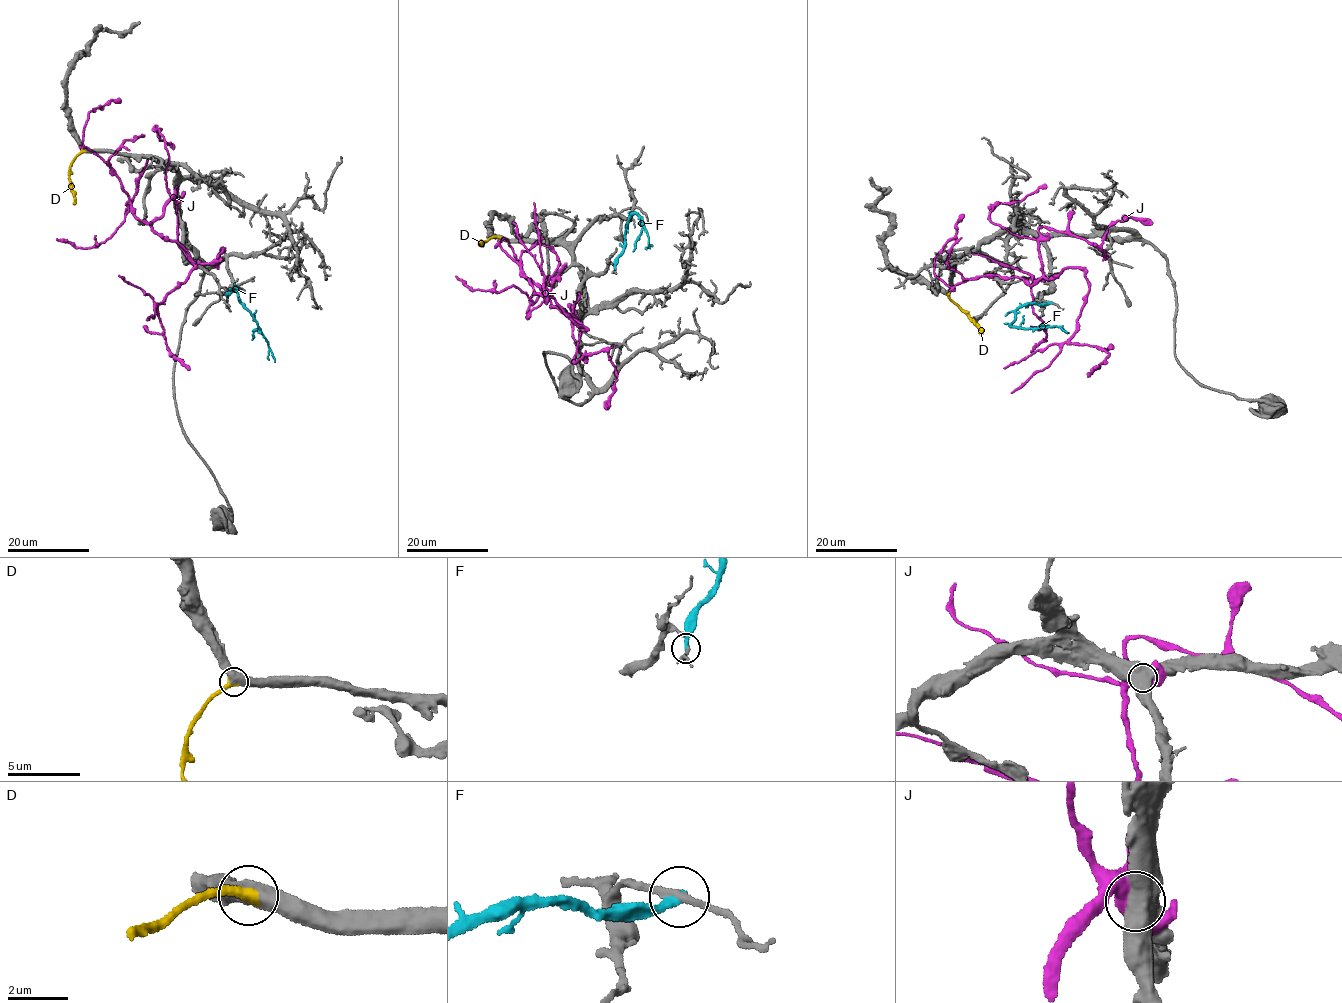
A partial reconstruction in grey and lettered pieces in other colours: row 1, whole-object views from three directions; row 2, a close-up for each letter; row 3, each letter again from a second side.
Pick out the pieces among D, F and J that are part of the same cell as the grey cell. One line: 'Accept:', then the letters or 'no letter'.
Accept: D

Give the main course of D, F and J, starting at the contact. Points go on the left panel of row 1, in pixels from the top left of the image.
D: (83, 150), (78, 153), (69, 173), (75, 201), (73, 203)
F: (226, 295), (234, 287), (238, 301), (259, 326), (275, 362)
J: (175, 199), (152, 228), (179, 243), (194, 269), (157, 307), (170, 355), (189, 369)

